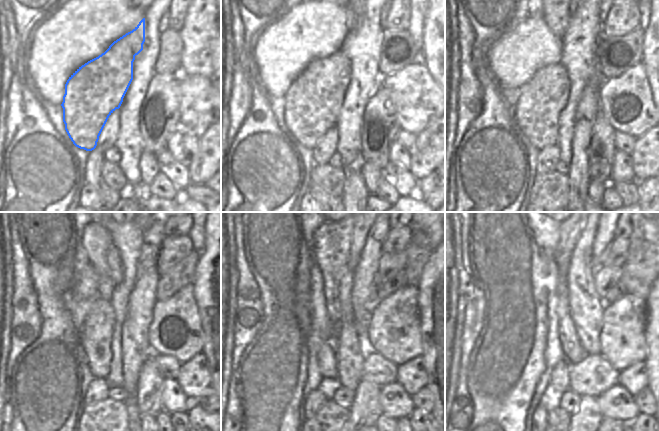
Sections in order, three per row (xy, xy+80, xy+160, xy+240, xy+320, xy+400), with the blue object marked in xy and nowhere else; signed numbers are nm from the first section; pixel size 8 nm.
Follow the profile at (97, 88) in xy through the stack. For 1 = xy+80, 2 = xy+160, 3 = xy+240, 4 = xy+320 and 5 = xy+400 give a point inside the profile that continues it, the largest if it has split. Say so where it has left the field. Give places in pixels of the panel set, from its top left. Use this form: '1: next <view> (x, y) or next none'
1: next xy+80 (312, 104)
2: next xy+160 (541, 100)
3: next xy+240 (96, 332)
4: next xy+320 (328, 363)
5: next xy+400 (560, 374)

